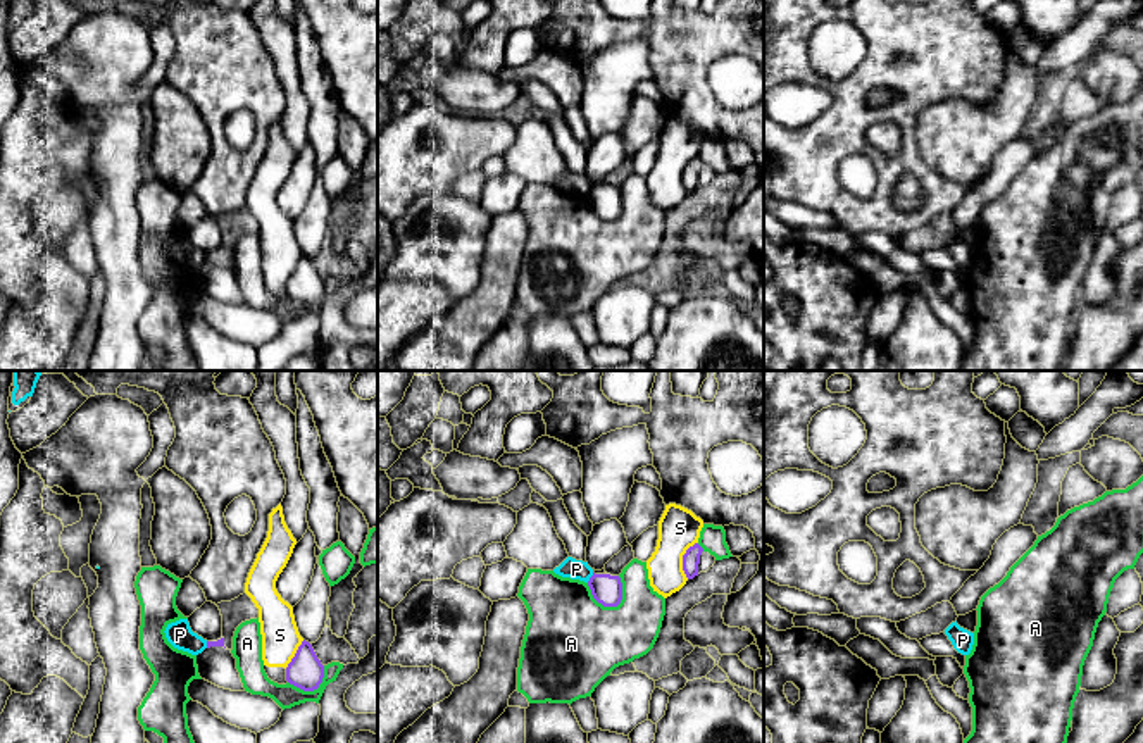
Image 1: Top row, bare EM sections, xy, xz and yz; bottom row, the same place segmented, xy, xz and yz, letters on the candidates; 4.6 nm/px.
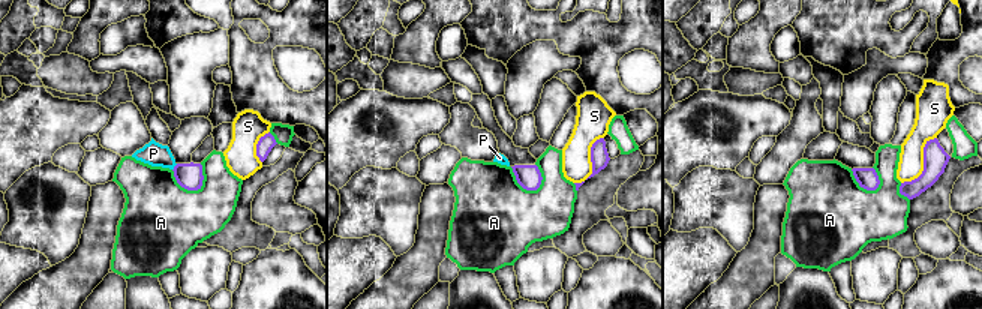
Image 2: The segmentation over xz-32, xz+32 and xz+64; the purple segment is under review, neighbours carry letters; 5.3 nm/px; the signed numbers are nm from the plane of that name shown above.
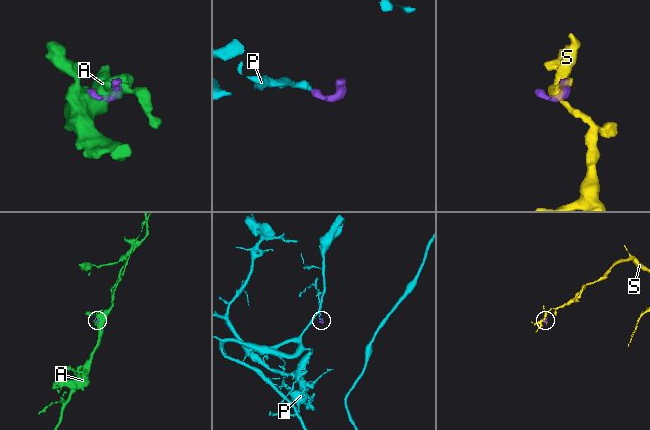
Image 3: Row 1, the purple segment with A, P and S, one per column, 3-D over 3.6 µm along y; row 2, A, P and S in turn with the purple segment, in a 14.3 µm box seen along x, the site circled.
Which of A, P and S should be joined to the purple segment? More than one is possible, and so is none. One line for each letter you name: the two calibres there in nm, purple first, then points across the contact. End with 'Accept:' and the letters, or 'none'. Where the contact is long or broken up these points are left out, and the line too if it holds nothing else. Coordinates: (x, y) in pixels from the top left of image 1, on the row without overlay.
Accept: none

